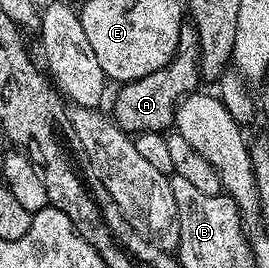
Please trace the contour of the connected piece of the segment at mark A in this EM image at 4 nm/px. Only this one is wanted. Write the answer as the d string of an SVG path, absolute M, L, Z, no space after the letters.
M184 24L178 32L176 54L166 65L158 68L158 72L150 72L150 76L142 76L133 82L125 82L117 89L120 91L112 102L111 117L126 134L131 136L146 132L167 131L173 125L176 105L188 95L197 93L199 86L196 85L201 85L201 82L198 32L195 26Z

